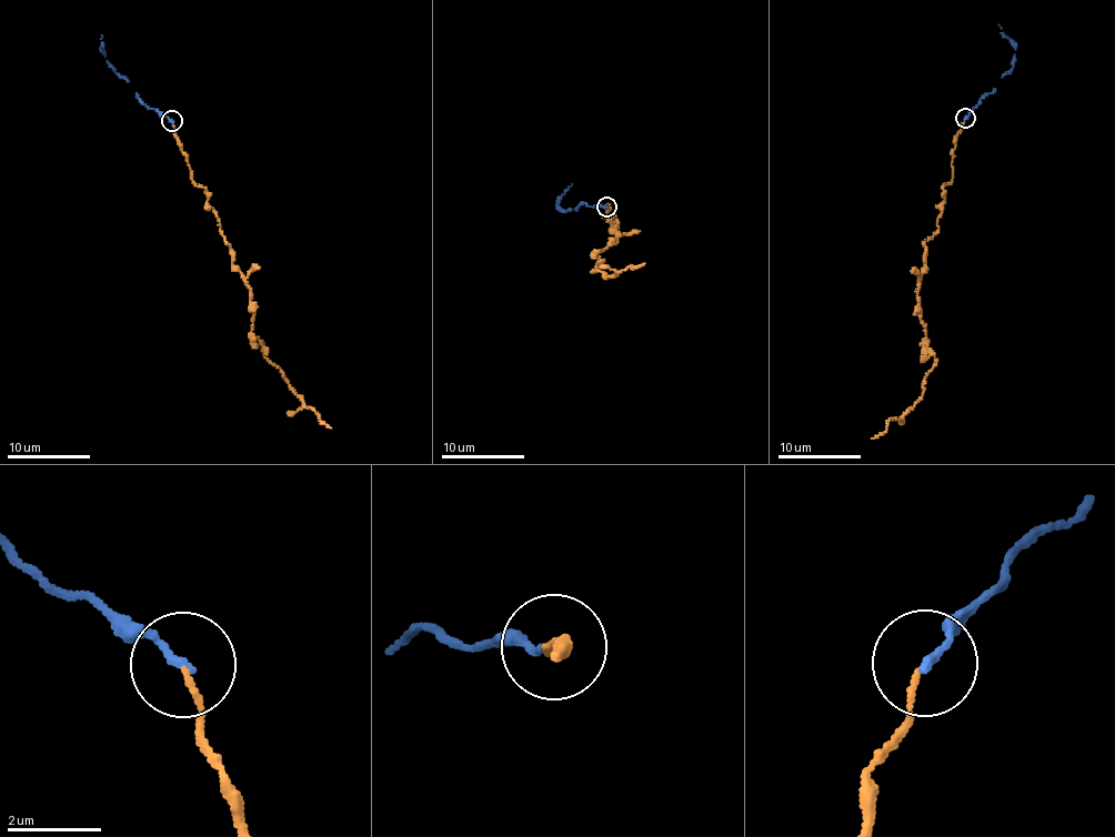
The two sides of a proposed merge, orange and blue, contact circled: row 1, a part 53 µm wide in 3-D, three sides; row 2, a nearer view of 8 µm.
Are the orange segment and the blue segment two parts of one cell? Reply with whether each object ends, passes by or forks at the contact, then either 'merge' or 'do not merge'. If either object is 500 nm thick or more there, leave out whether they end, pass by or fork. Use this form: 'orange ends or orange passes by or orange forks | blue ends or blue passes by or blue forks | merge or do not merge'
orange ends | blue ends | merge

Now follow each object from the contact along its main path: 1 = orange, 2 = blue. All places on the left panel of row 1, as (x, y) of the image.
1: (171, 121), (192, 179), (203, 188), (218, 219), (232, 264), (250, 290), (251, 335), (307, 409), (331, 427)
2: (171, 121), (142, 103), (137, 93), (116, 71), (104, 52), (101, 36)

